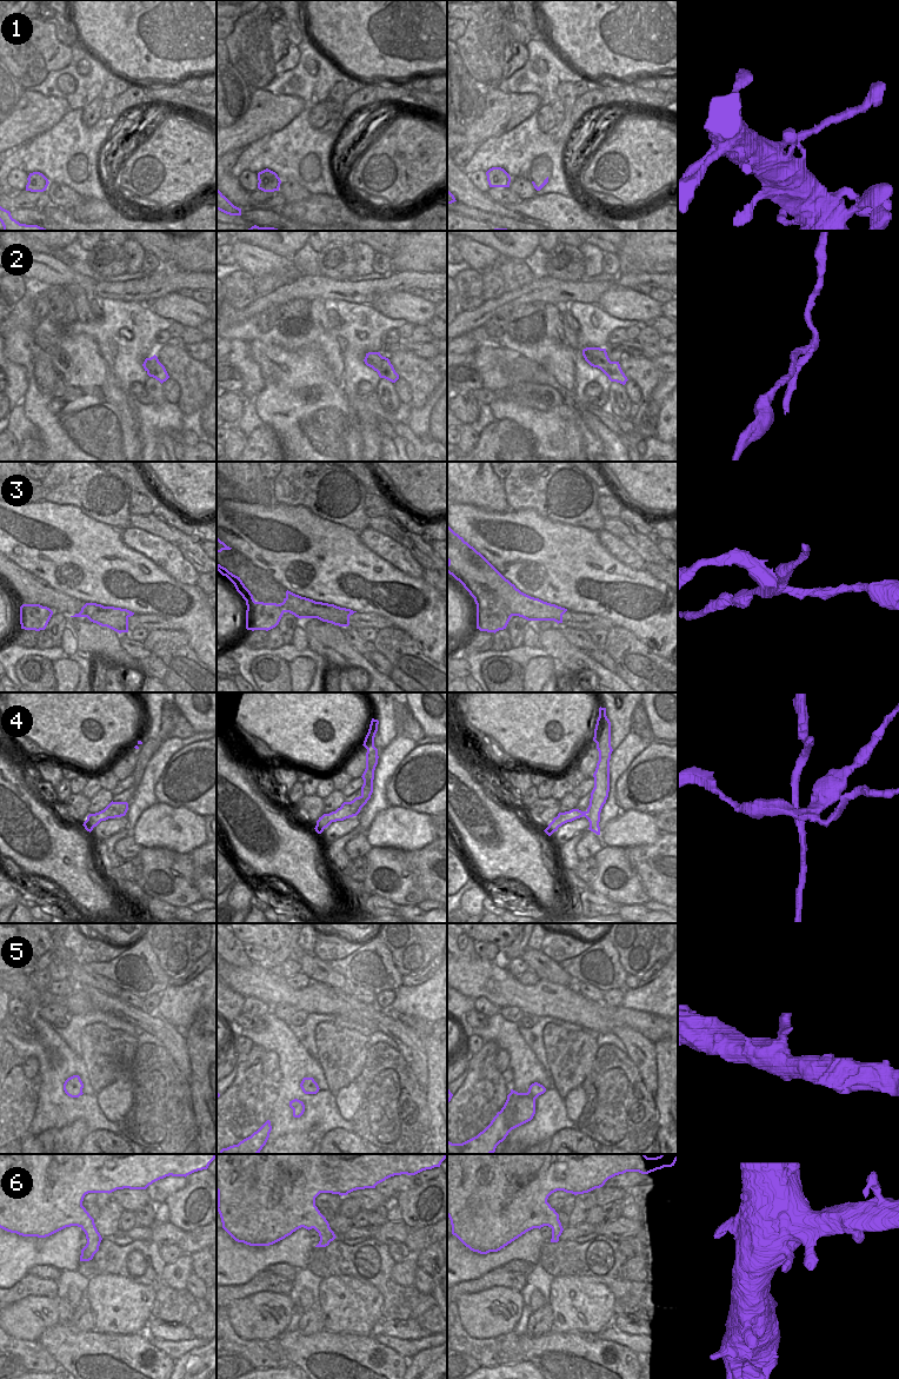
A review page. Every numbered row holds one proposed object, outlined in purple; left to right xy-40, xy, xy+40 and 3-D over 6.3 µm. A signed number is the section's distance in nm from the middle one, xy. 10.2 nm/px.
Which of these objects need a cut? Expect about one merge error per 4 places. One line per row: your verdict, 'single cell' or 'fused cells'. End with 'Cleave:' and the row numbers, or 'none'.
1: fused cells
2: fused cells
3: fused cells
4: fused cells
5: single cell
6: single cell
Cleave: 1, 2, 3, 4

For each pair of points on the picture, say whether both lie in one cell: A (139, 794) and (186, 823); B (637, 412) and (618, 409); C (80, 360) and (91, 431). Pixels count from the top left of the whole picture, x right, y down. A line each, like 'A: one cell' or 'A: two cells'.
A: two cells
B: two cells
C: one cell

